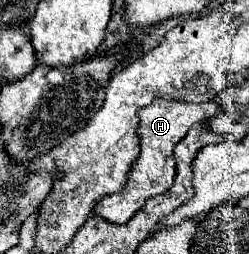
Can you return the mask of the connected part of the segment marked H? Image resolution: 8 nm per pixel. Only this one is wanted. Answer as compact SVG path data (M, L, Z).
M154 99L148 107L140 111L140 155L134 161L128 181L120 193L104 195L96 201L92 215L110 221L114 225L124 225L132 219L132 215L144 207L144 203L156 195L162 195L168 191L174 183L176 175L176 161L174 161L174 147L186 137L192 125L206 121L212 117L212 101L202 103L202 105L188 105L188 103L178 103L178 101L164 101L164 99Z

